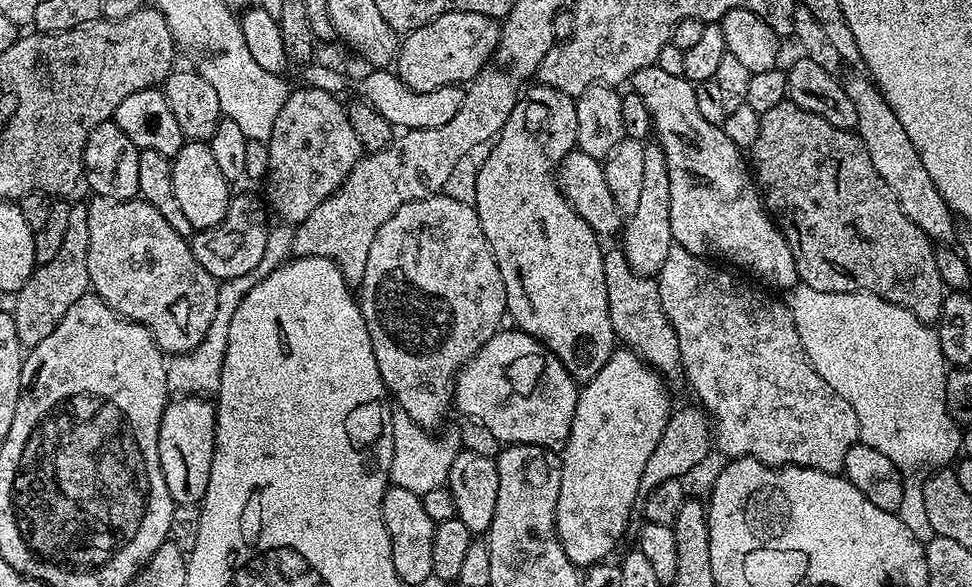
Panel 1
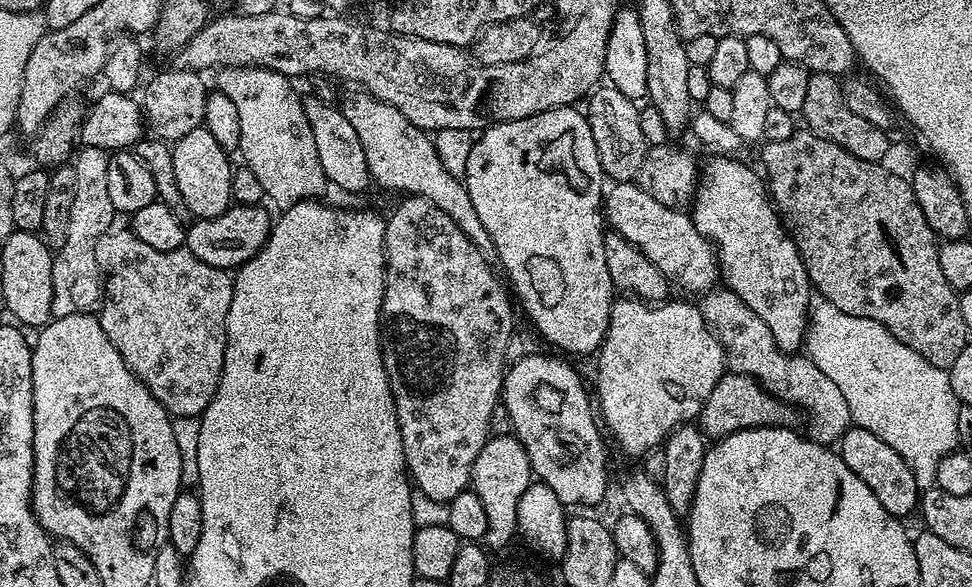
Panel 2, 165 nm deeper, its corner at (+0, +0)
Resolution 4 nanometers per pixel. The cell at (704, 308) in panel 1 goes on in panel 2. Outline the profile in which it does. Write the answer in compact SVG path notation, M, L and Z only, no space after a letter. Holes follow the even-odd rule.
M716 286L703 293L699 297L698 307L702 318L708 323L708 329L723 346L724 359L731 371L741 372L750 378L759 380L761 386L770 395L785 400L787 404L799 410L806 424L808 420L807 439L825 446L835 445L839 441L840 435L852 424L850 406L846 406L846 398L842 398L842 390L838 390L836 383L830 382L830 378L826 378L826 374L818 370L813 360L804 354L783 352L778 342L774 342L774 334L770 334L770 326L766 326L766 322L762 322L762 318L758 318L758 314L754 314L754 310L750 310L750 306L746 306L746 302L742 302L742 298L738 298L738 294L734 294L727 286Z

